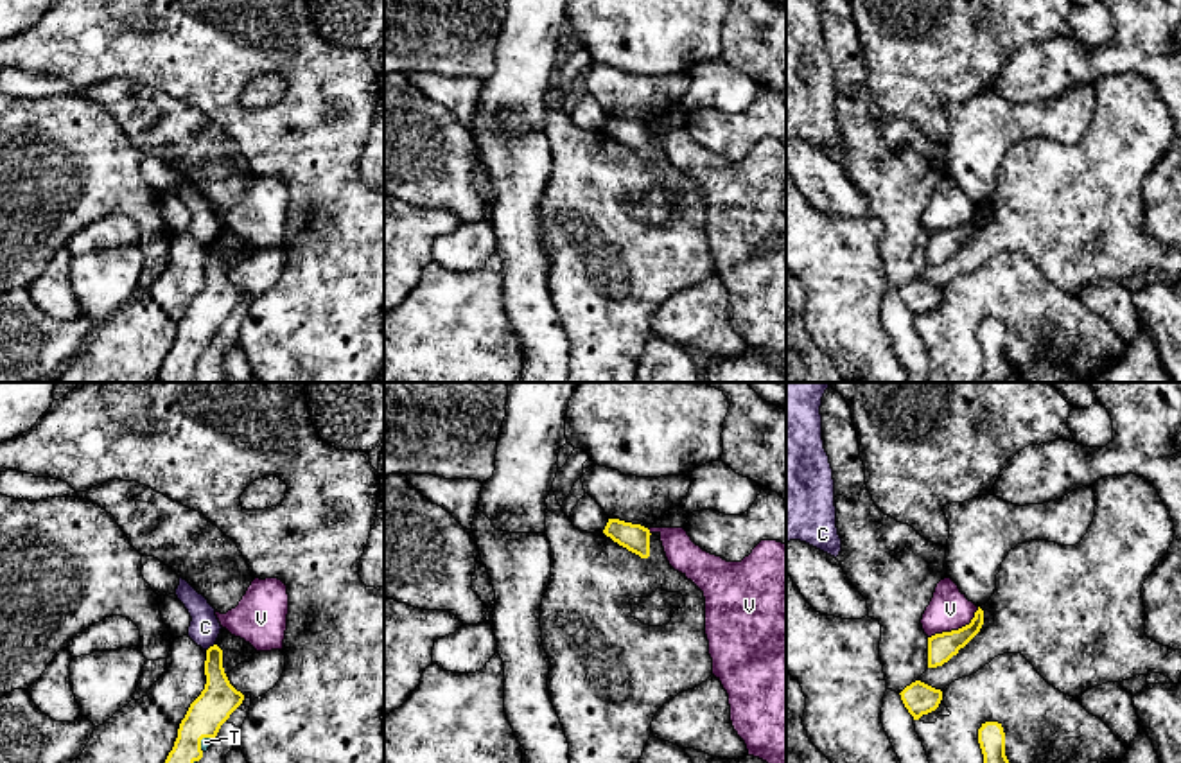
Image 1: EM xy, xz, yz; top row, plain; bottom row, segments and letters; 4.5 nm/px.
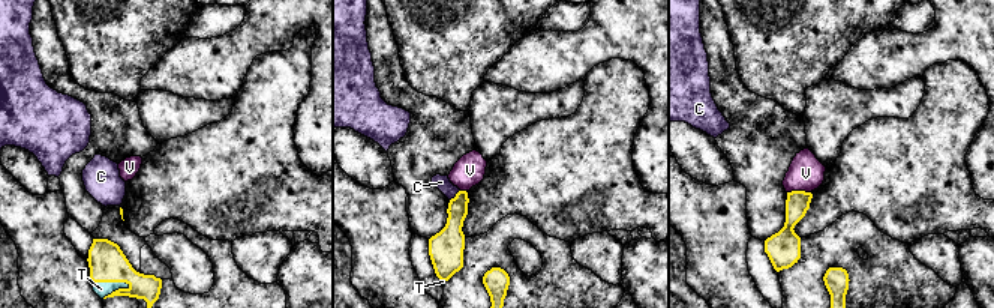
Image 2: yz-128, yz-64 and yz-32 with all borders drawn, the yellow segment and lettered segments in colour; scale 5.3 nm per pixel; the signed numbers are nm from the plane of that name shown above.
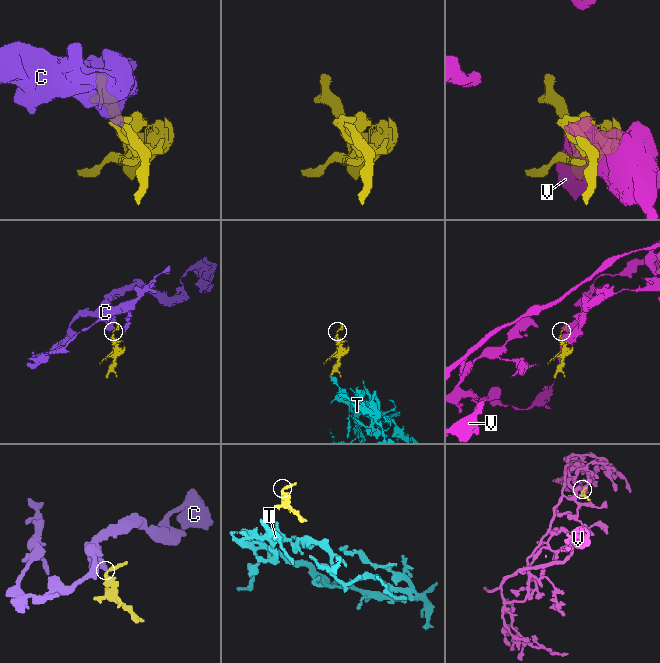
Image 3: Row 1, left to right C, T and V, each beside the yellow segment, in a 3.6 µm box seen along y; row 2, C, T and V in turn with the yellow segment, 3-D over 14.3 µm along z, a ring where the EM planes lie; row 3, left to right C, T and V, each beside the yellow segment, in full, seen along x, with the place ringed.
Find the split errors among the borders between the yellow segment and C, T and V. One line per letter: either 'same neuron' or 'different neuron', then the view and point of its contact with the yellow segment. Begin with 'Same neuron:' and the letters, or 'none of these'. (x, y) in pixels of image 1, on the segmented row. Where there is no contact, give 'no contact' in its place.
Same neuron: none of these
C: different neuron | xy (210, 647)
T: different neuron | xy (201, 738)
V: different neuron | yz (955, 631)

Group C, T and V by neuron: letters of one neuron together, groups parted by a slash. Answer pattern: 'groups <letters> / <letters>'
groups C / T / V

